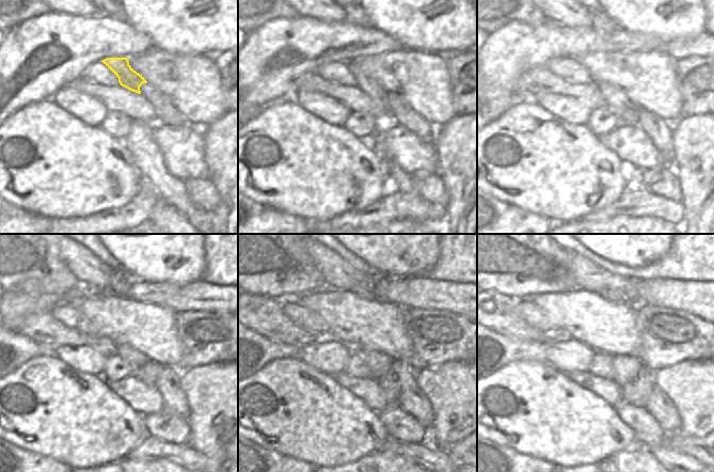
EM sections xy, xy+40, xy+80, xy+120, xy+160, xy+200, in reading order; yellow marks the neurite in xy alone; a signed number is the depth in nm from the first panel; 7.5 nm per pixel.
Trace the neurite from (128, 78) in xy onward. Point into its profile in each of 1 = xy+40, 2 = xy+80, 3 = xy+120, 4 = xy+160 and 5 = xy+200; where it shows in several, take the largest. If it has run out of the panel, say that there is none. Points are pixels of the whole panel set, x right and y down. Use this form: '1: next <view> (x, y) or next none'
1: next xy+40 (368, 85)
2: next xy+80 (618, 103)
3: next xy+120 (136, 359)
4: next xy+160 (379, 363)
5: next xy+200 (625, 368)

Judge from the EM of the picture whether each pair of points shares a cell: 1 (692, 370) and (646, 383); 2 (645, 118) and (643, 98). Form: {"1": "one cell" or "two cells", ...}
{"1": "two cells", "2": "two cells"}

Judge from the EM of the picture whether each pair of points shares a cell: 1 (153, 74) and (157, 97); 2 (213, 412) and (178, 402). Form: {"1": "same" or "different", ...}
{"1": "different", "2": "different"}

